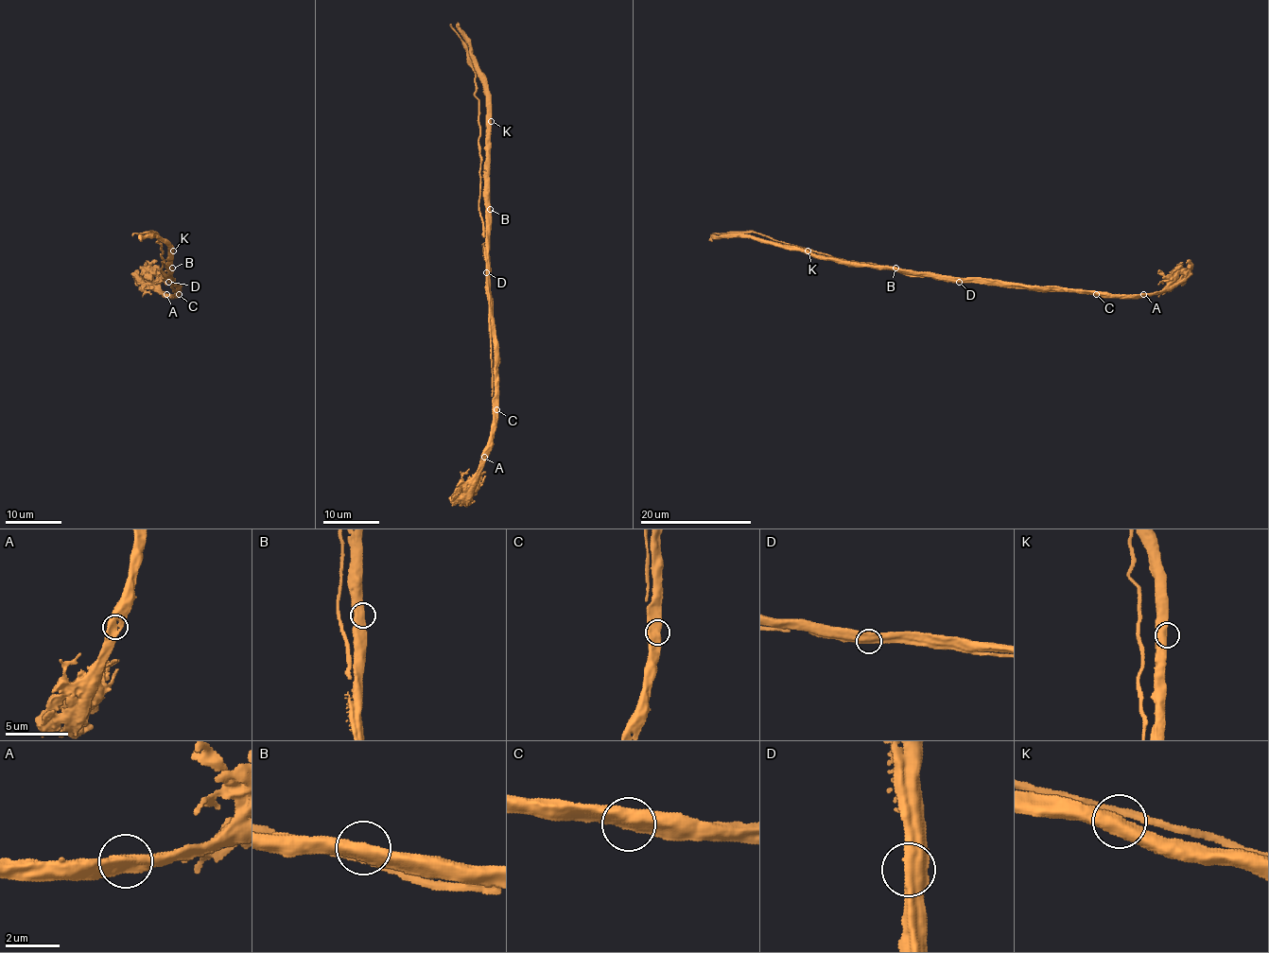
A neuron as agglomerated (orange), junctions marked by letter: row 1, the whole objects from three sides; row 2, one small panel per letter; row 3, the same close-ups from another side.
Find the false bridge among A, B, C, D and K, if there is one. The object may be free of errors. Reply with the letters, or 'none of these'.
D

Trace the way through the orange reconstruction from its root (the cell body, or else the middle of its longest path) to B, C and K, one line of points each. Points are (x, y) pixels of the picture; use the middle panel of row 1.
B: (488, 263), (490, 209)
C: (488, 263), (488, 309), (495, 350), (496, 409)
K: (488, 263), (488, 124), (491, 121)

